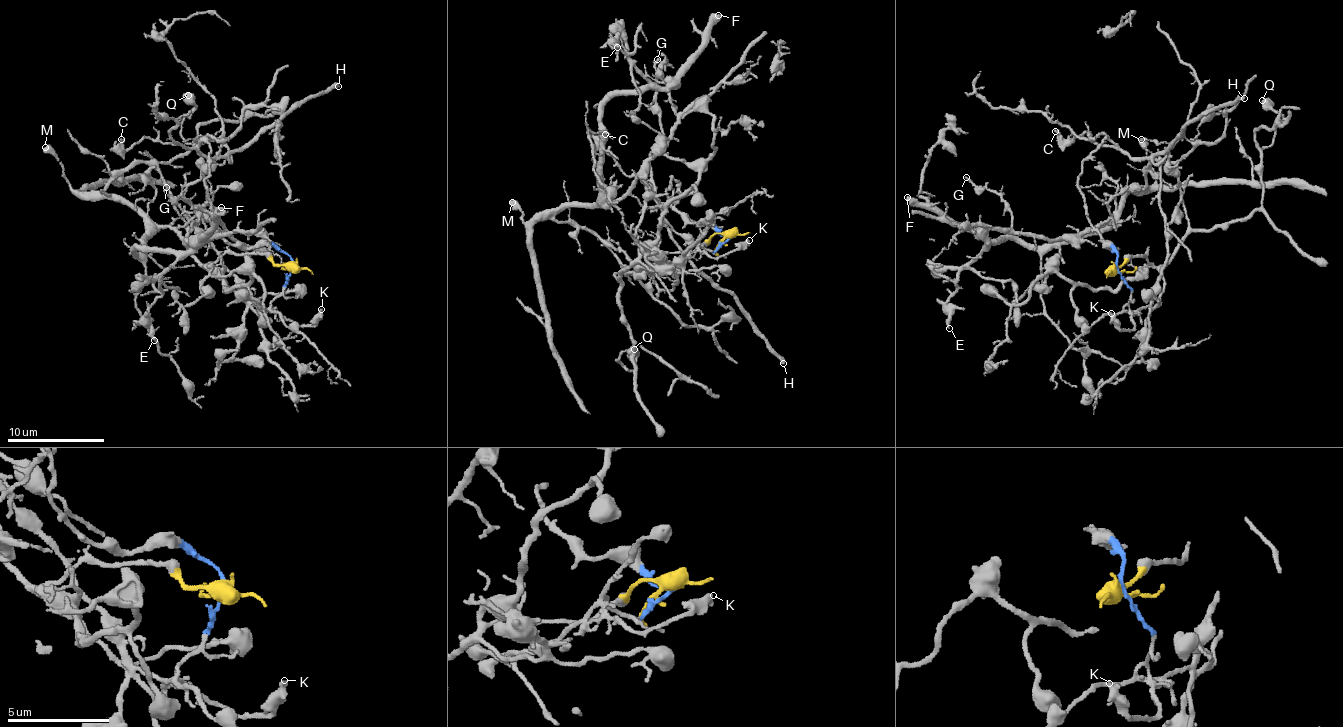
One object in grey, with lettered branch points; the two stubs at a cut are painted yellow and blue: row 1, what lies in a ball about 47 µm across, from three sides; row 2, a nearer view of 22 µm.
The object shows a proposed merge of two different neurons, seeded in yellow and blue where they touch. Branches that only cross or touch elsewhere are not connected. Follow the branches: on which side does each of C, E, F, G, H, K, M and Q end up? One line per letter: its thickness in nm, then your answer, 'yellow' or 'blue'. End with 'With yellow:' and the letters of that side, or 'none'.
C: 260 nm | blue
E: 280 nm | yellow
F: 550 nm | yellow
G: 200 nm | yellow
H: 360 nm | blue
K: 360 nm | blue
M: 600 nm | yellow
Q: 650 nm | yellow
With yellow: E, F, G, M, Q

